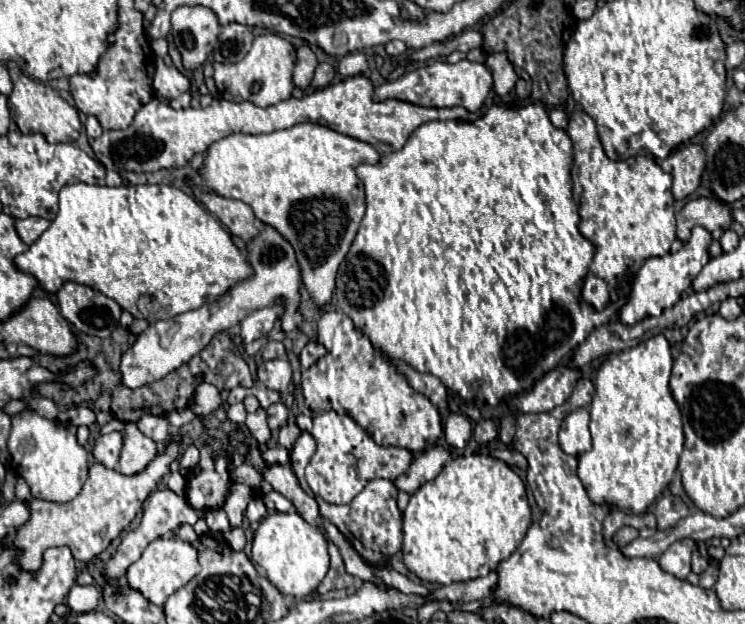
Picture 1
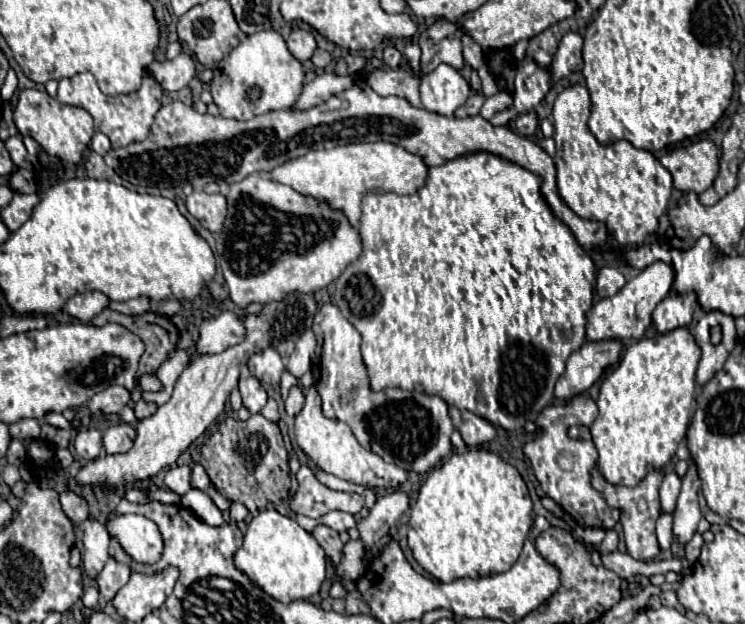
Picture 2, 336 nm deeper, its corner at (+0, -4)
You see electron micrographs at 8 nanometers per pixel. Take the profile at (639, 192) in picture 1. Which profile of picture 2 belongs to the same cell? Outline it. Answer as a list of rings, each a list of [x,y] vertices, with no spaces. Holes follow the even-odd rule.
[[[570,86],[564,92],[558,94],[554,102],[554,142],[556,142],[556,182],[558,182],[558,194],[566,202],[566,206],[578,214],[584,220],[596,220],[606,224],[610,240],[614,240],[620,246],[640,246],[648,238],[648,234],[654,234],[658,228],[660,216],[668,208],[668,200],[672,194],[672,176],[670,172],[648,152],[634,148],[630,142],[620,140],[612,146],[602,146],[594,138],[594,134],[588,128],[590,118],[590,94],[584,86]]]

